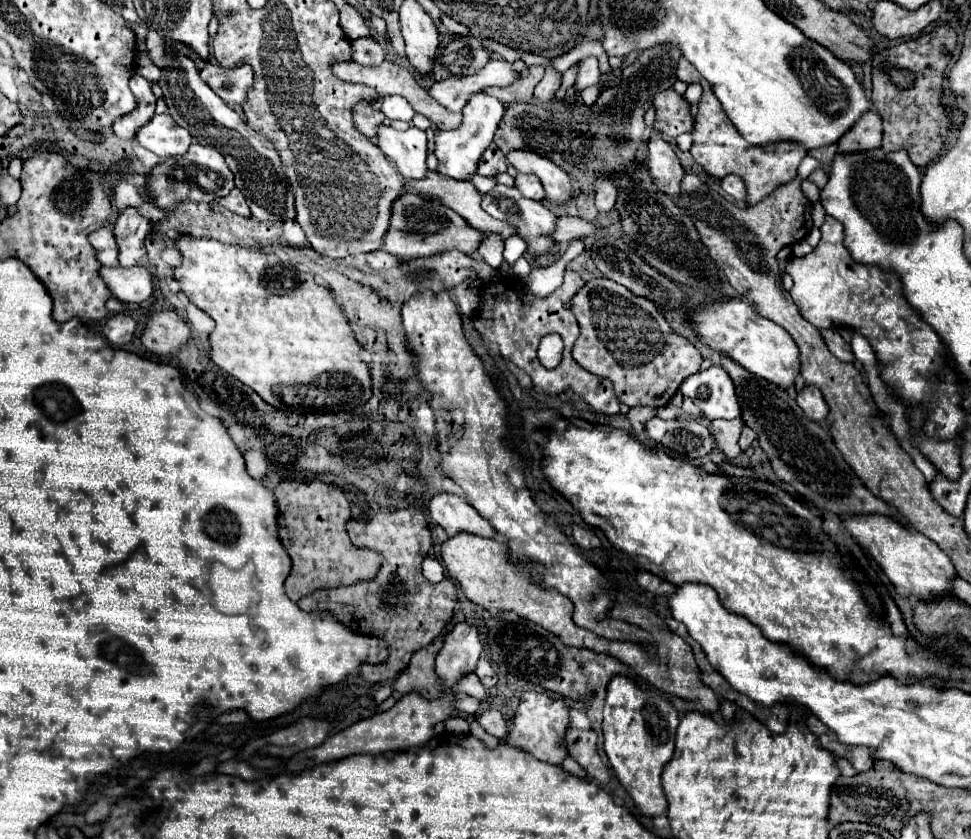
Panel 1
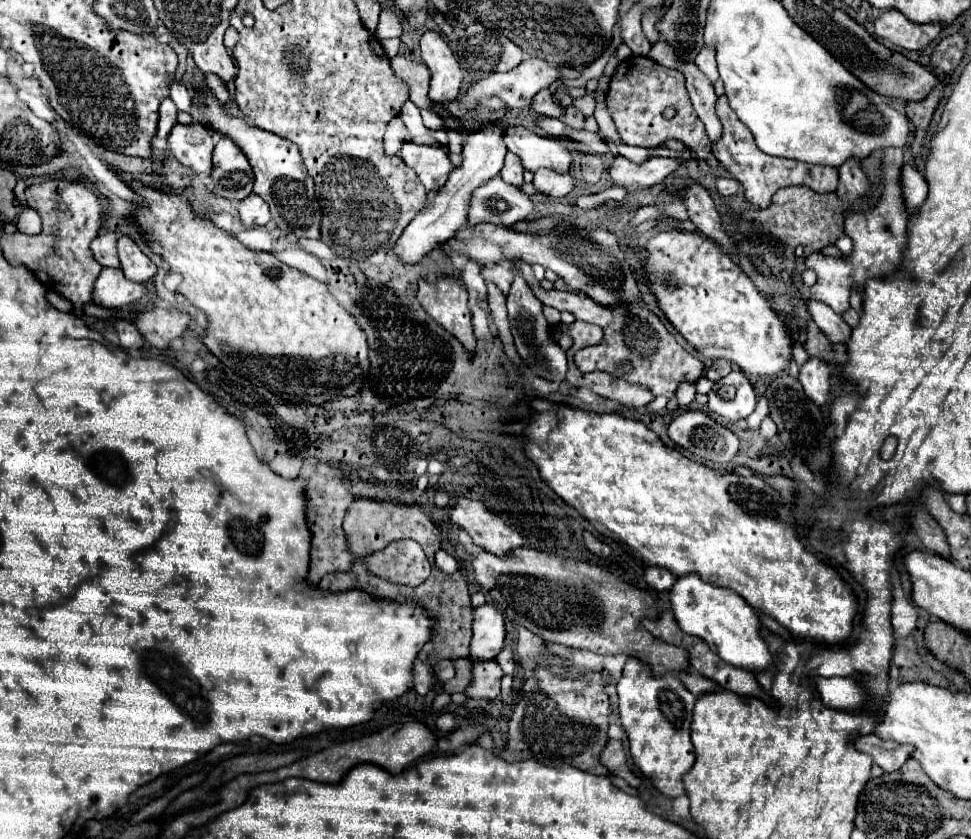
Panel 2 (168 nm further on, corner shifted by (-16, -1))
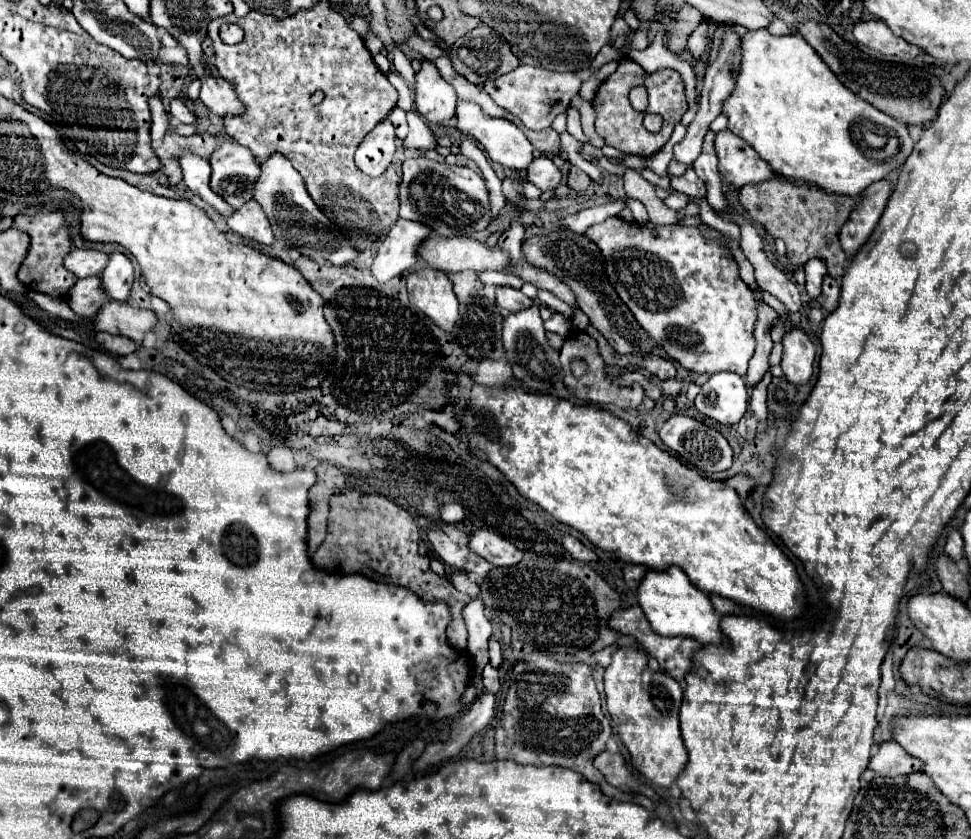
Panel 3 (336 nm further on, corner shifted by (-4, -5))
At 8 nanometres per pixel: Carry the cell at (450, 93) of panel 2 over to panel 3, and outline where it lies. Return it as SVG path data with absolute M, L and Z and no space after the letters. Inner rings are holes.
M422 59L422 69L416 73L416 107L428 123L446 125L456 113L458 95L436 71L436 65Z

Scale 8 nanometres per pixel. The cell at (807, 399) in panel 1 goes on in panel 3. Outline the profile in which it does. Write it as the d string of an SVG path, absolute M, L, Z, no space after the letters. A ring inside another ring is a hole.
M796 327L788 335L784 335L782 345L784 345L784 353L780 367L784 371L784 377L794 387L800 387L812 377L814 357L816 357L814 345L808 339L808 335Z

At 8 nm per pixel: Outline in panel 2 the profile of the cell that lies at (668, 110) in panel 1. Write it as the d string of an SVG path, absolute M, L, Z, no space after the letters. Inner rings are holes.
M640 55L628 57L618 65L616 73L610 79L606 105L616 123L622 143L638 147L656 147L666 139L678 139L684 145L692 147L698 159L706 159L710 155L710 143L708 137L704 135L704 123L700 123L688 99L684 87L684 75L680 75L680 71L676 69L666 69L654 63L652 59ZM664 107L674 107L678 111L676 117L664 119L662 117Z

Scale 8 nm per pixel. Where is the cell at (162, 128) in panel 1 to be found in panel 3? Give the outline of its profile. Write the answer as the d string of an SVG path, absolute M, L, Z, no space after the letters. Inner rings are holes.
M184 149L178 157L178 163L180 163L182 175L184 175L184 183L194 195L202 197L206 203L210 203L216 211L220 211L224 215L232 213L230 205L224 199L220 199L208 185L210 183L210 163L206 159L198 157L190 149Z

